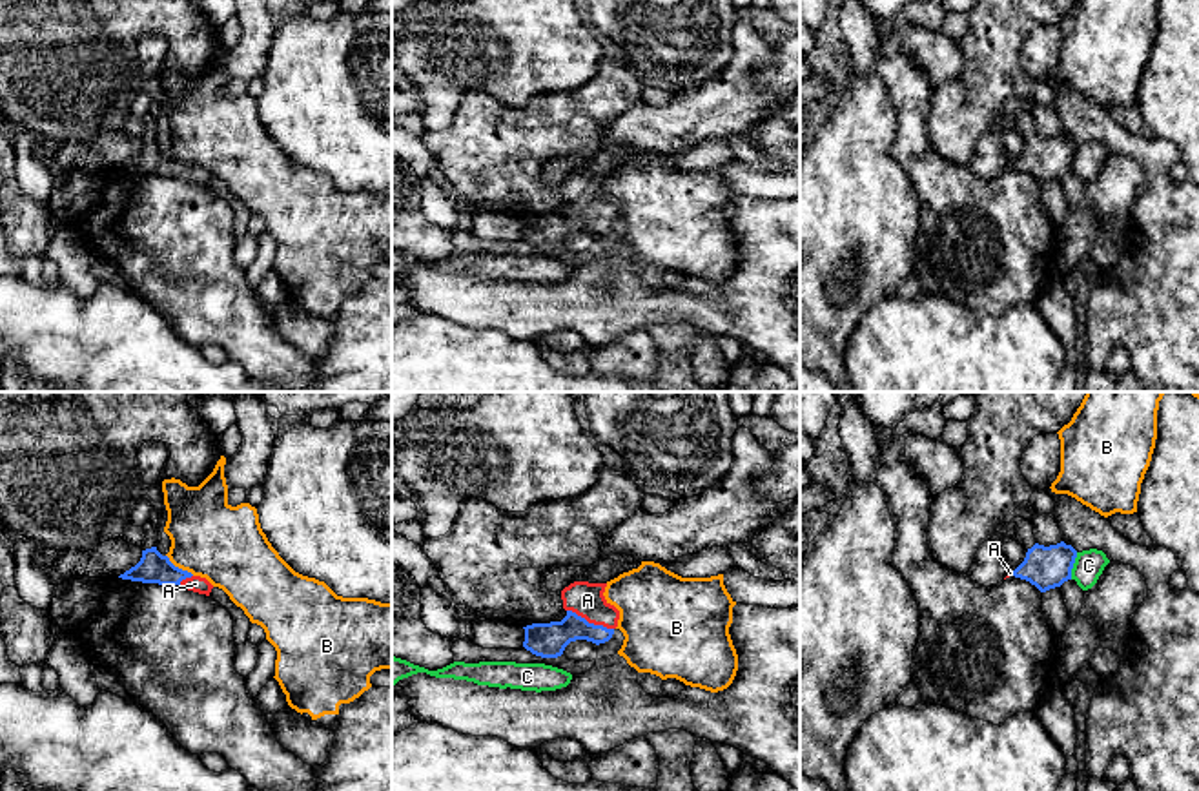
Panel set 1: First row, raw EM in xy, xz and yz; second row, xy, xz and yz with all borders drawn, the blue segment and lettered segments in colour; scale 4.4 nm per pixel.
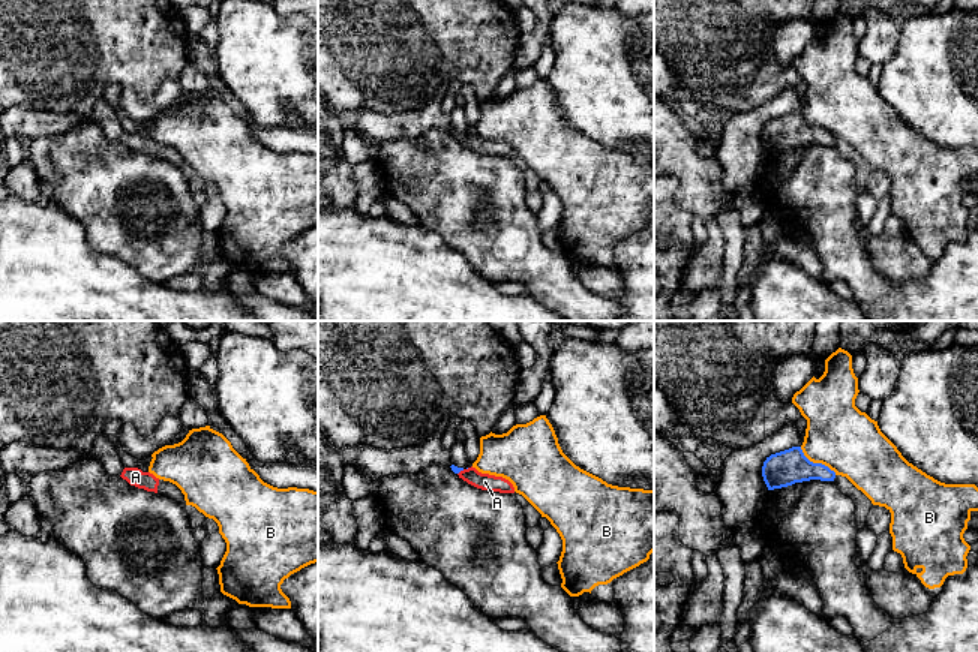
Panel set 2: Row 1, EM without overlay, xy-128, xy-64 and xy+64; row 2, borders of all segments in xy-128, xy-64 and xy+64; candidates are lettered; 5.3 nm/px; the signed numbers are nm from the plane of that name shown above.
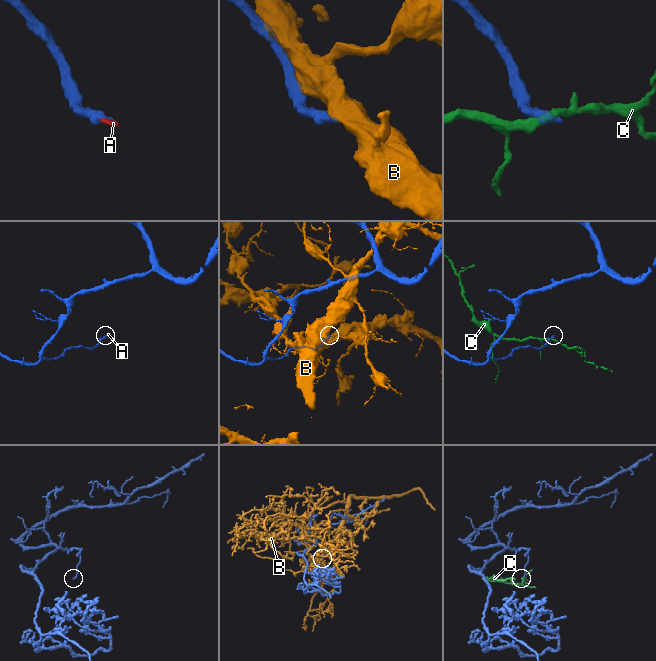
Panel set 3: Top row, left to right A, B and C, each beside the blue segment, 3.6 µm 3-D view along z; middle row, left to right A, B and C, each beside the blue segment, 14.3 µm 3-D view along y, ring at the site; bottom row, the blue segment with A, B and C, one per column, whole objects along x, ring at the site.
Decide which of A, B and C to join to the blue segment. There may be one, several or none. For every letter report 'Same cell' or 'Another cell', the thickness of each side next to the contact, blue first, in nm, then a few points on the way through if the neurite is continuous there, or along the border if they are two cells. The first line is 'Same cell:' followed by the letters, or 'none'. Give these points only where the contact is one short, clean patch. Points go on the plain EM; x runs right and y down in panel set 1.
Same cell: A
A: Same cell. Thickness 160 nm (blue) against 150 nm. Path across: xz (547, 232), (578, 215), (591, 215), (587, 192)
B: Another cell. Thickness 140 nm (blue) against 340 nm
C: Another cell. Thickness 190 nm (blue) against 130 nm. Boundary: yz (1077, 144), (1070, 170)

